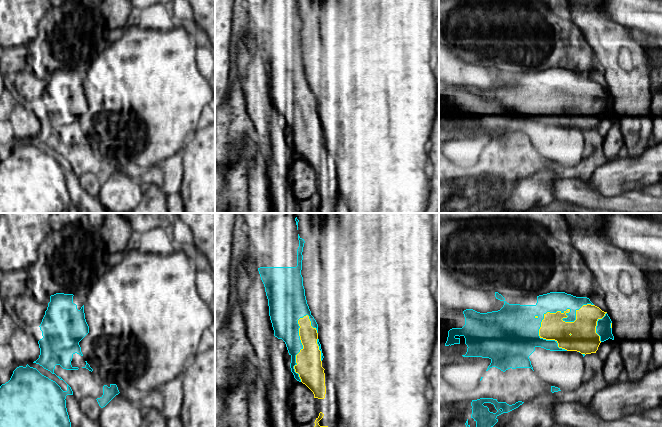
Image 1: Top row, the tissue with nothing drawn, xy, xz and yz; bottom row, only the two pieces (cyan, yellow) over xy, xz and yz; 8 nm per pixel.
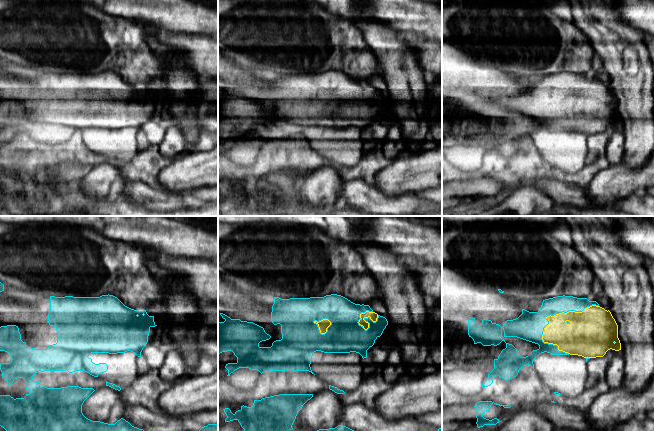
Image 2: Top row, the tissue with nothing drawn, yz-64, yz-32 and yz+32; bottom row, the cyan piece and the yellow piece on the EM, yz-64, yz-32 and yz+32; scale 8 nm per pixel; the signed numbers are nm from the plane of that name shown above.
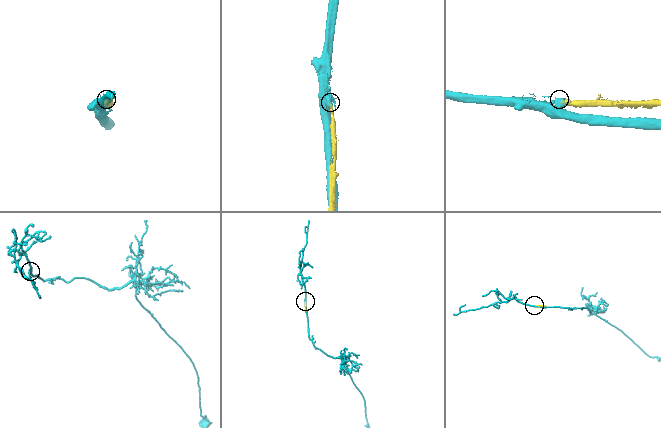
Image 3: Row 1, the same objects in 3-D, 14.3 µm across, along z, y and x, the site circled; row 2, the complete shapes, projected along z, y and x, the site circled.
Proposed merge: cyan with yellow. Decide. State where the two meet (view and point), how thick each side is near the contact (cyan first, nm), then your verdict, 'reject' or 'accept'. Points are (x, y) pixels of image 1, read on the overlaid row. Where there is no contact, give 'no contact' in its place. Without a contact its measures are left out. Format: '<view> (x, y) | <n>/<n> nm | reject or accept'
yz (566, 314) | 160/220 nm | reject

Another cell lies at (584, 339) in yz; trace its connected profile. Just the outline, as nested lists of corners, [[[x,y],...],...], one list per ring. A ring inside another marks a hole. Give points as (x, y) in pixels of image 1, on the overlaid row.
[[[591,304],[583,305],[576,310],[576,320],[565,322],[567,309],[563,313],[547,312],[539,329],[540,338],[555,340],[558,347],[567,351],[577,351],[581,354],[596,353],[601,343],[600,336],[596,333],[597,321],[602,319],[607,312]]]

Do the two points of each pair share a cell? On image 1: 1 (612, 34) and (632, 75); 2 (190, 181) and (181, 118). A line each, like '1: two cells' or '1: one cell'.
1: one cell
2: two cells

